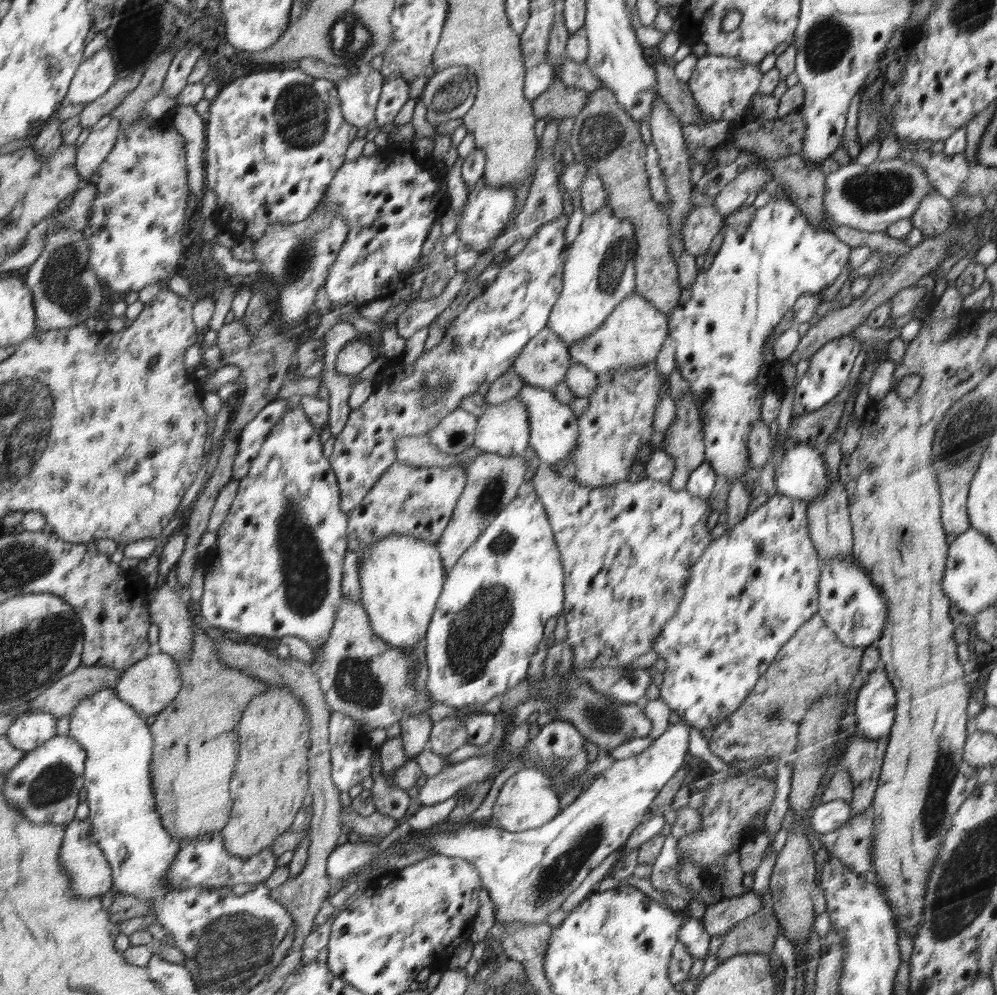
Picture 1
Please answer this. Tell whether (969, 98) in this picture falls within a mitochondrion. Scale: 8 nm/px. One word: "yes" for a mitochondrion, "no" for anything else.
no

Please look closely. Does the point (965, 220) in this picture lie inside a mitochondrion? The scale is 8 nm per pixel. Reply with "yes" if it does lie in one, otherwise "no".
yes

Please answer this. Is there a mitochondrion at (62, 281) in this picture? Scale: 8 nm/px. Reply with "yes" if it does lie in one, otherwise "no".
yes

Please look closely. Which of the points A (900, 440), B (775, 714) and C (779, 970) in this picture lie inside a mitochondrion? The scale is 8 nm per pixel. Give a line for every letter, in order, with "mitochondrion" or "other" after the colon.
A: other
B: mitochondrion
C: other

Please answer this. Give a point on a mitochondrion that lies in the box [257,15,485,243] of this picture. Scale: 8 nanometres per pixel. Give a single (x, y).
(301, 115)

